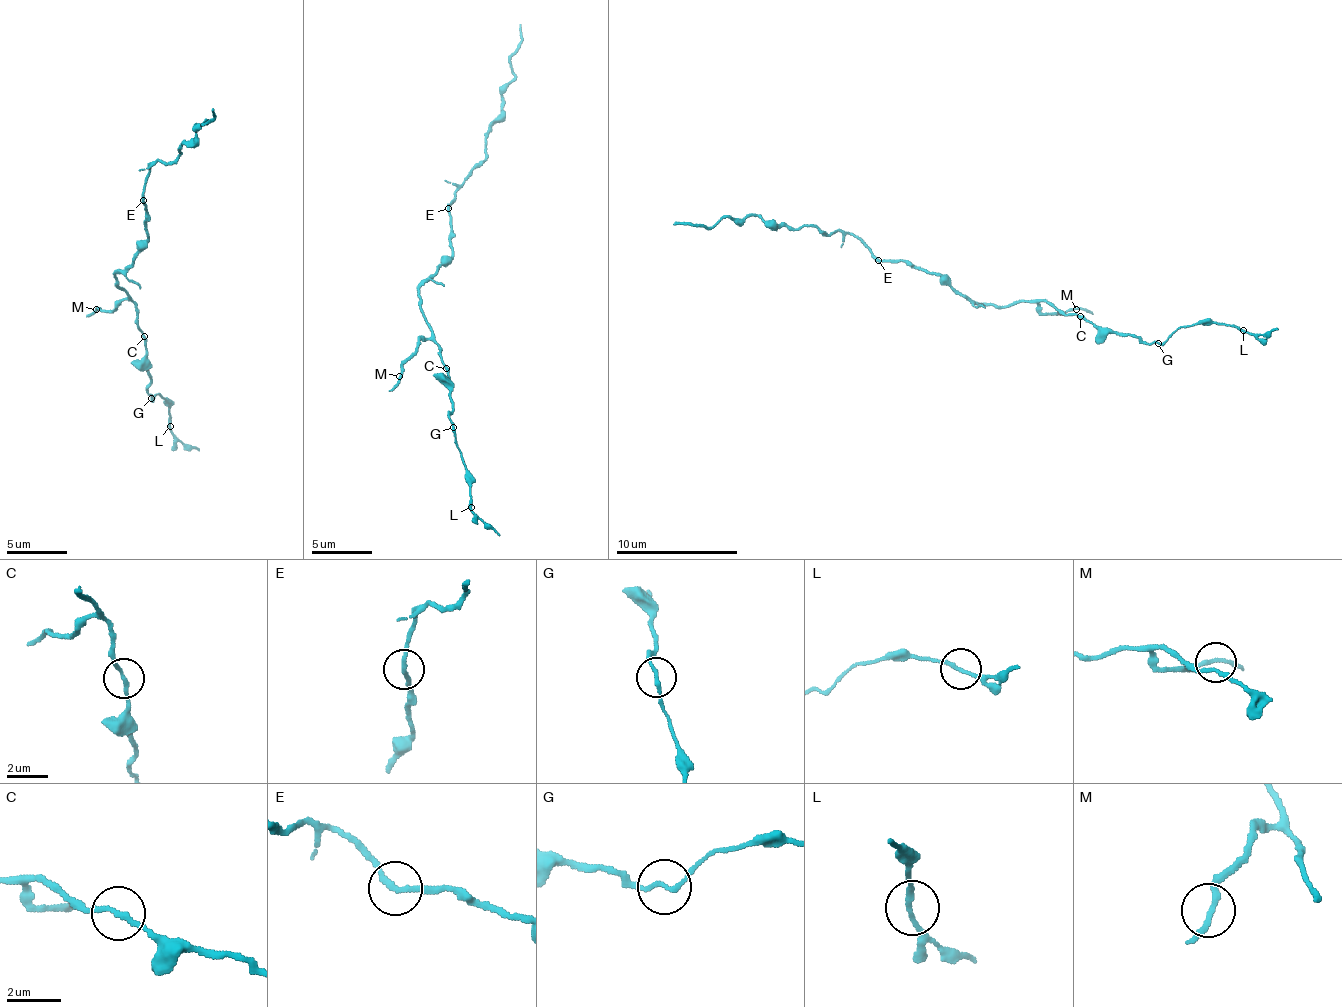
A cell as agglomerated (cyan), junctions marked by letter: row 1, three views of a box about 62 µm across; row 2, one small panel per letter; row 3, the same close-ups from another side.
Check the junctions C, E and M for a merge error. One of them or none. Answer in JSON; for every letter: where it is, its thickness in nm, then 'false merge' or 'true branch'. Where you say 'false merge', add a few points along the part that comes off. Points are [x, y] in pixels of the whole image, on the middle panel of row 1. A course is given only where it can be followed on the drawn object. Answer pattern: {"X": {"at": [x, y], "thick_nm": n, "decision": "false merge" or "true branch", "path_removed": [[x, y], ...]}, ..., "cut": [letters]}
{"C": {"at": [446, 368], "thick_nm": 180, "decision": "false merge", "path_removed": [[447, 368], [453, 433], [462, 455], [474, 515], [498, 536]]}, "E": {"at": [448, 208], "thick_nm": 190, "decision": "true branch"}, "M": {"at": [399, 376], "thick_nm": 200, "decision": "true branch"}, "cut": ["C"]}

